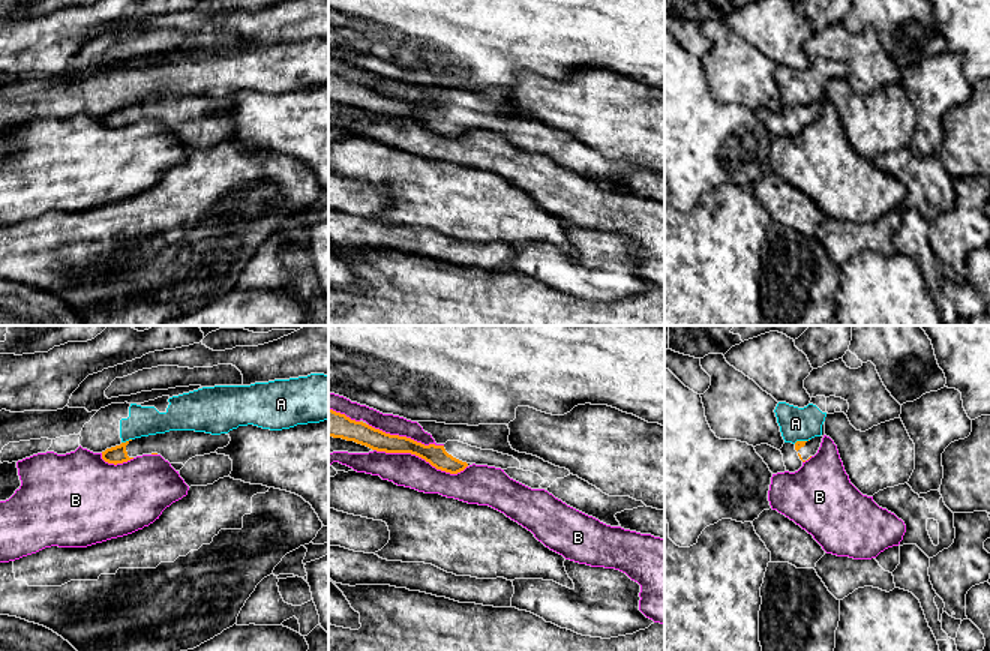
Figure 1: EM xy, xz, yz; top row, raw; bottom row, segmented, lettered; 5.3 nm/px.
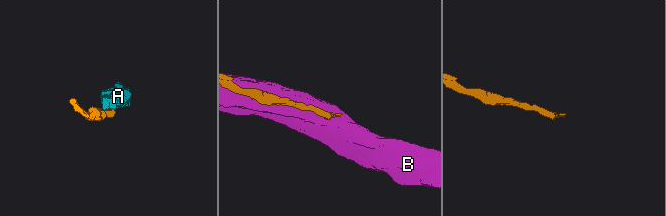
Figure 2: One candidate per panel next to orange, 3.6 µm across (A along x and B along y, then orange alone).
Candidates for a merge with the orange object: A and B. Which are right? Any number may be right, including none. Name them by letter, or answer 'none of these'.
none of these

